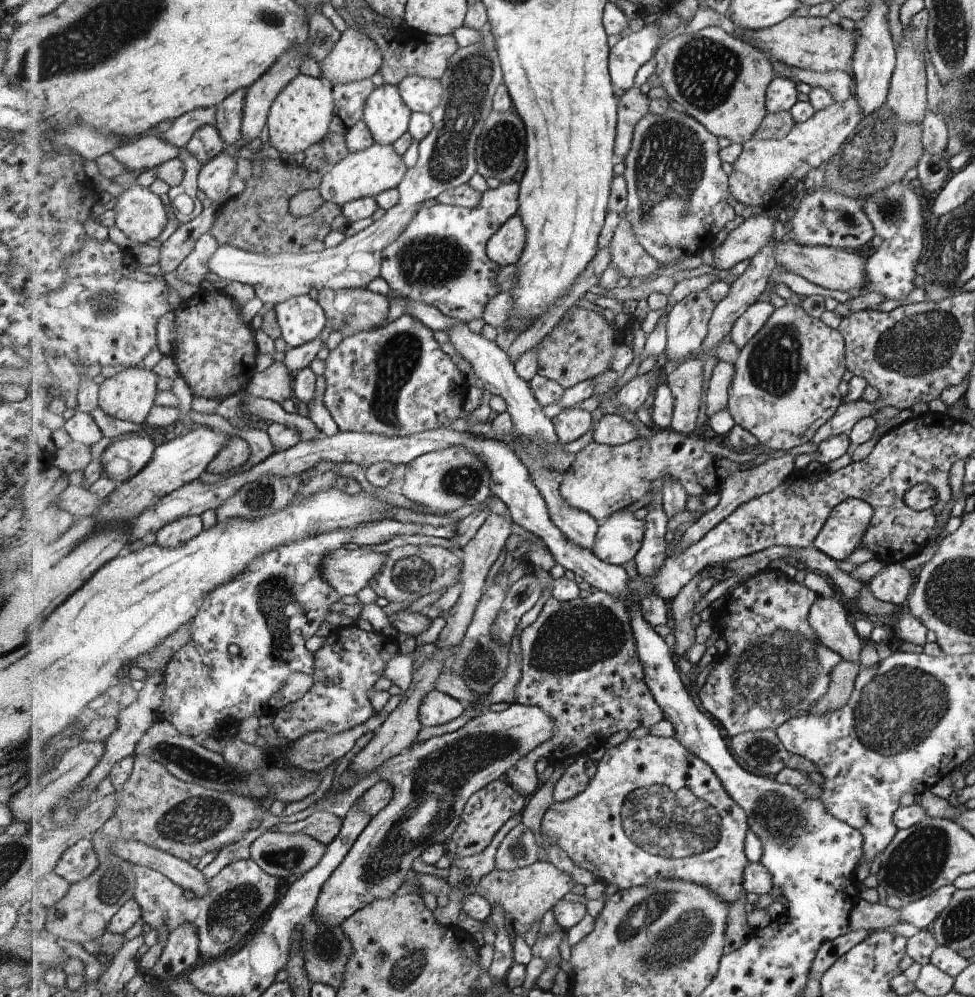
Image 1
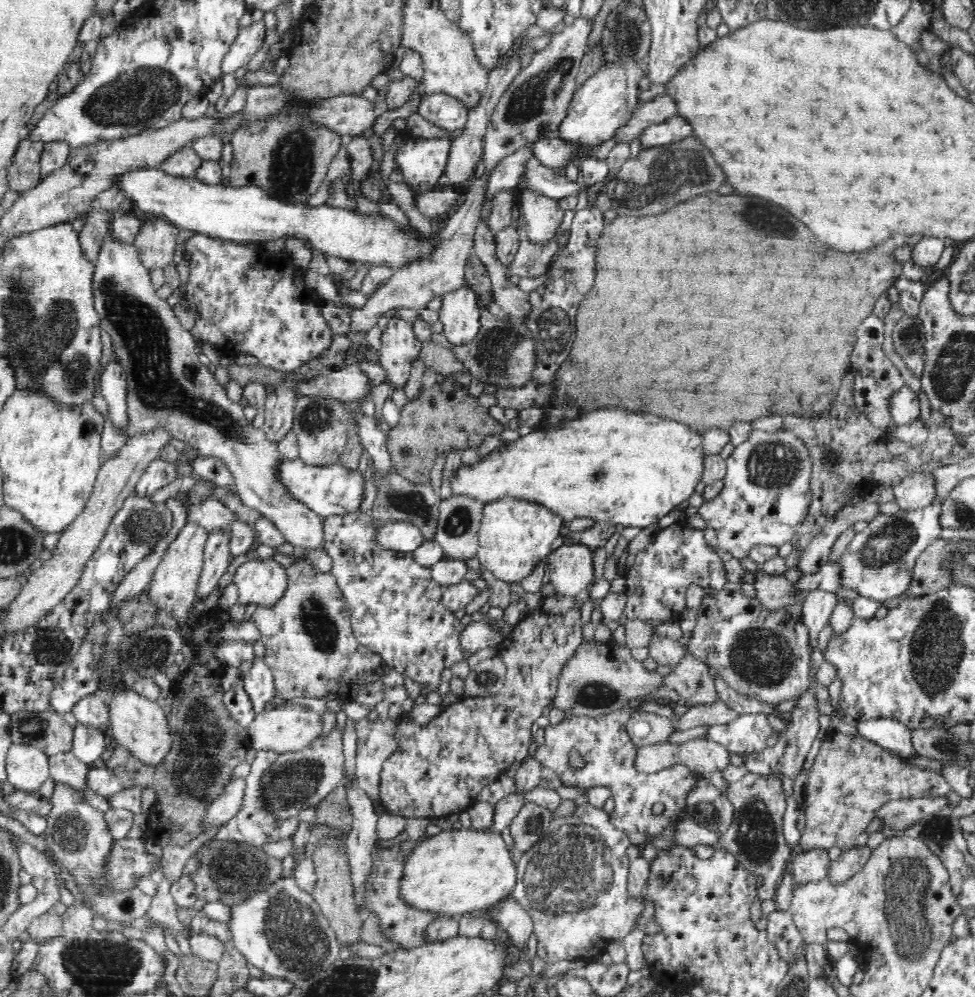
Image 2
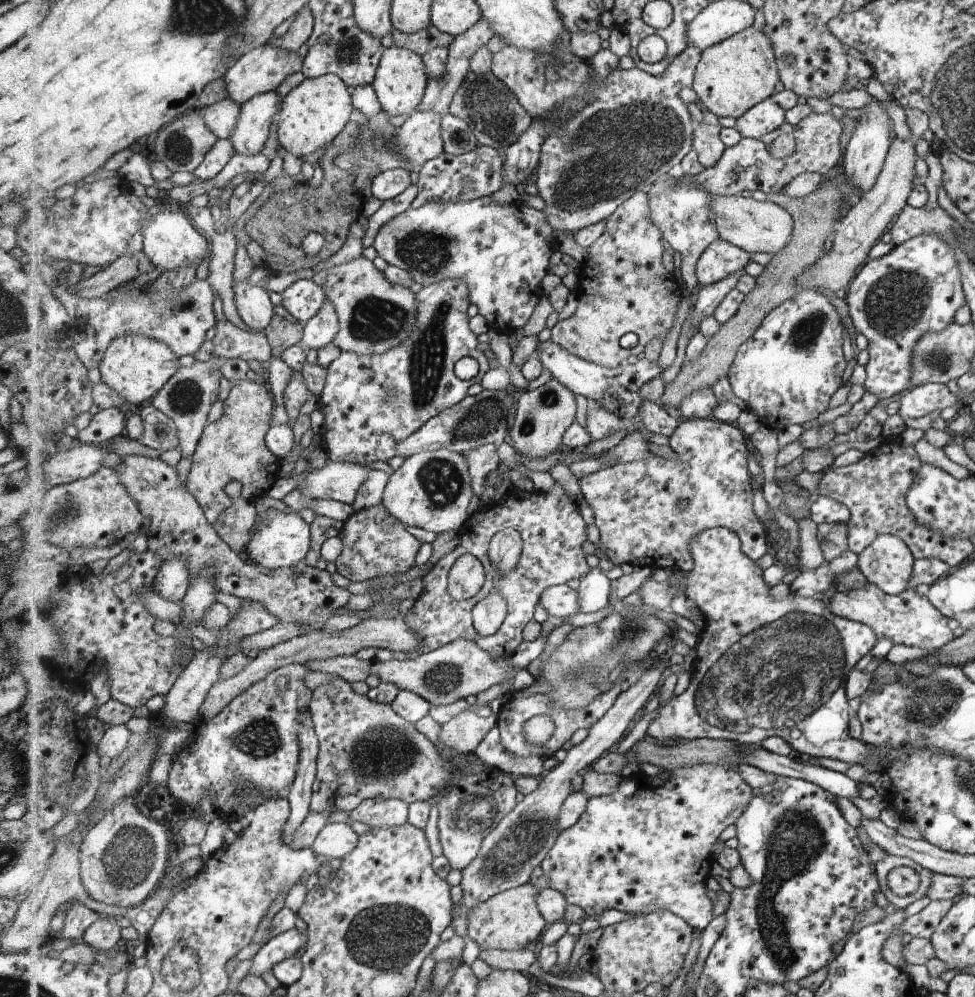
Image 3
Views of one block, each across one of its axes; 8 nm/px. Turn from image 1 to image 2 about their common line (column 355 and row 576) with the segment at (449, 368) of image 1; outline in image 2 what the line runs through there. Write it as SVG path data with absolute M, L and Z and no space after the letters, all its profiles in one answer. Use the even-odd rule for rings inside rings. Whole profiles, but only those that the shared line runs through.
M348 513L324 519L324 550L332 557L329 574L335 576L349 606L351 626L358 643L382 656L385 665L404 677L419 683L424 691L437 691L441 684L441 672L451 669L455 663L467 660L474 653L462 649L461 620L442 604L443 587L431 577L431 567L418 564L412 554L386 551L374 539L377 520L370 513Z

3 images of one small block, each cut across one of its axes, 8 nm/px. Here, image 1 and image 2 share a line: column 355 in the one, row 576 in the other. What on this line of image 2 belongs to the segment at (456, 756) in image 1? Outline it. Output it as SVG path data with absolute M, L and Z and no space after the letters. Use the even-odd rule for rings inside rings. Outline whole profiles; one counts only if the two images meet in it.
M934 502L931 505L921 509L907 511L900 509L892 515L876 515L868 526L861 532L857 532L849 542L847 549L838 560L843 570L842 586L843 588L857 591L859 596L872 598L883 603L885 600L898 598L909 589L913 579L913 568L920 553L933 540L940 538L942 525L940 522L940 513L942 502Z

